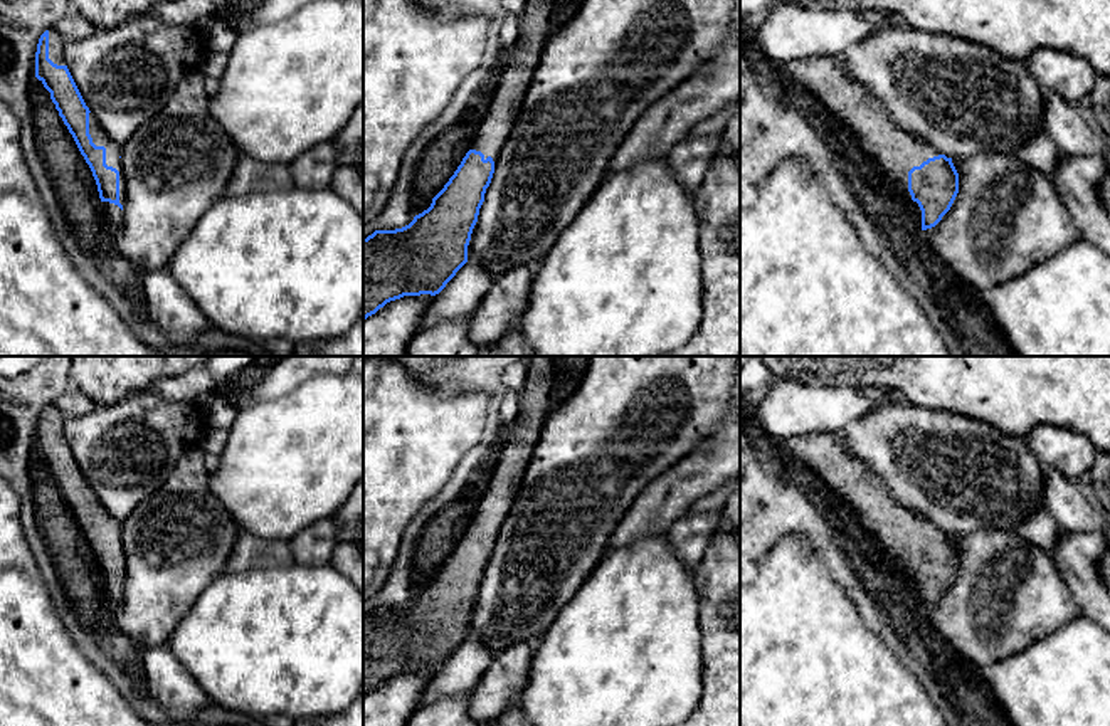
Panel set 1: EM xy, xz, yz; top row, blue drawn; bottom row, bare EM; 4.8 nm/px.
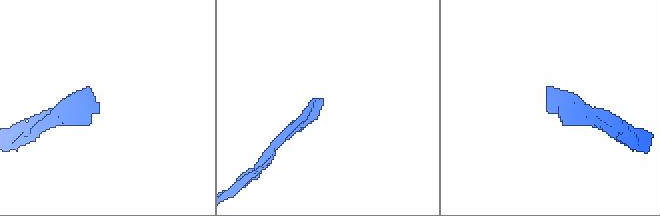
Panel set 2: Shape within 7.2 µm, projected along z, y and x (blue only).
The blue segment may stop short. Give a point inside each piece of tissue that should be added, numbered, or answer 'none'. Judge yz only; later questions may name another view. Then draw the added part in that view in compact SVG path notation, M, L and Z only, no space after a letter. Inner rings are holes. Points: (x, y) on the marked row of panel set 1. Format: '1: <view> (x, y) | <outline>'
1: yz (893, 152) | M836 55L790 60L777 69L824 106L829 124L839 123L851 131L881 180L880 188L870 192L871 197L883 208L900 212L905 232L920 232L922 210L908 192L908 171L942 153L898 128L885 106L849 77Z

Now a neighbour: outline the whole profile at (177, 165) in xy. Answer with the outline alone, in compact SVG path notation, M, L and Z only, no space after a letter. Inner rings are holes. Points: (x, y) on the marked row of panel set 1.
M192 71L173 89L161 111L121 146L126 183L123 225L111 234L113 252L126 257L141 274L166 269L180 244L204 213L224 197L240 151L210 113L207 77Z

